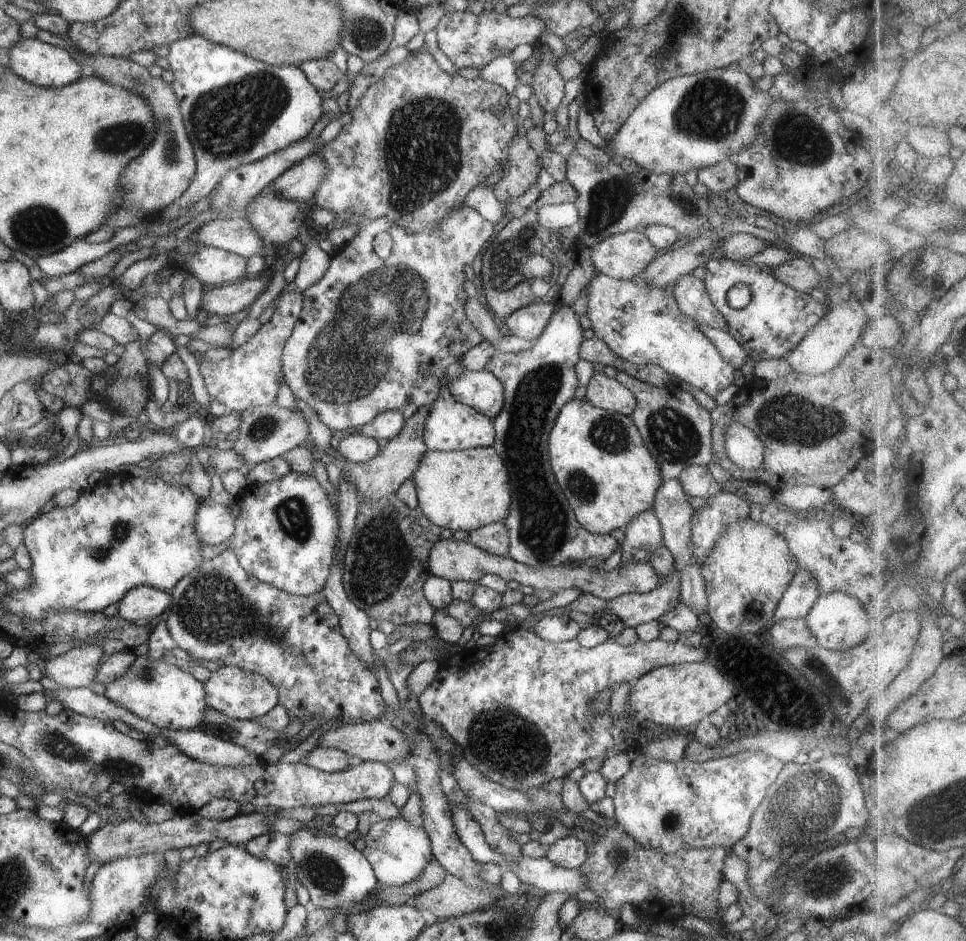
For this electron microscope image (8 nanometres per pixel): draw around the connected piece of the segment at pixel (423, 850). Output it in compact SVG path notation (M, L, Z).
M400 815L391 819L374 819L361 853L372 865L378 883L383 886L402 886L416 880L433 858L432 845L425 828L414 826Z

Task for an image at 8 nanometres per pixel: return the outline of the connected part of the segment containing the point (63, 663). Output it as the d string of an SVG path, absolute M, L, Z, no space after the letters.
M92 642L89 646L68 650L58 658L45 661L45 676L66 689L91 687L102 654L101 644Z

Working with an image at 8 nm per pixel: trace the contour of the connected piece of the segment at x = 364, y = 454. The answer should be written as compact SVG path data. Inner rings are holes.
M354 430L337 437L333 451L346 461L351 463L363 463L374 458L378 452L378 442L375 438L364 436Z

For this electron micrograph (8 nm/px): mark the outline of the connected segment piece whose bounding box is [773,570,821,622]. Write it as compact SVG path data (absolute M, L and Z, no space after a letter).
M799 570L778 602L773 619L778 622L778 620L805 618L820 596L820 588L816 586L814 576L806 570Z

